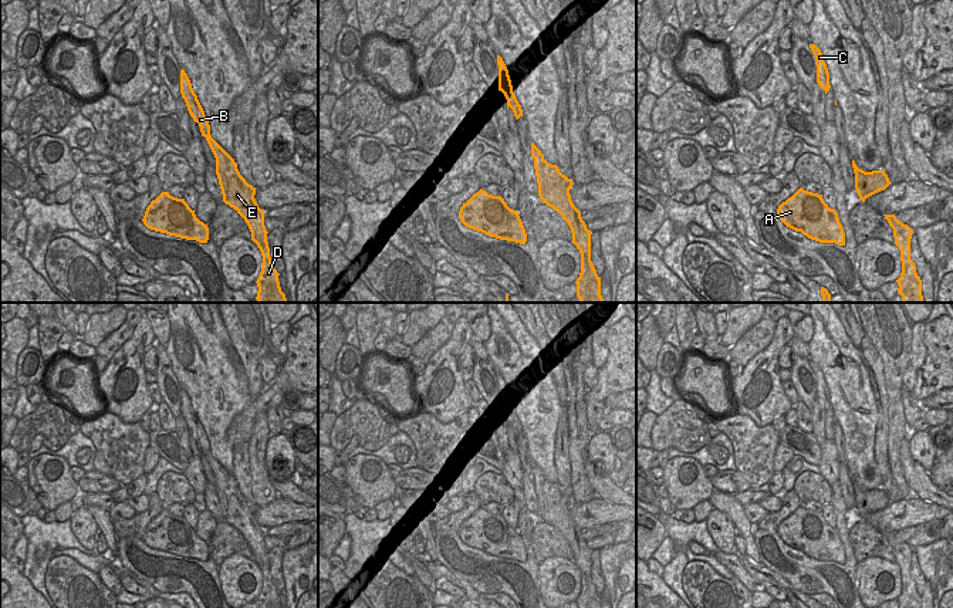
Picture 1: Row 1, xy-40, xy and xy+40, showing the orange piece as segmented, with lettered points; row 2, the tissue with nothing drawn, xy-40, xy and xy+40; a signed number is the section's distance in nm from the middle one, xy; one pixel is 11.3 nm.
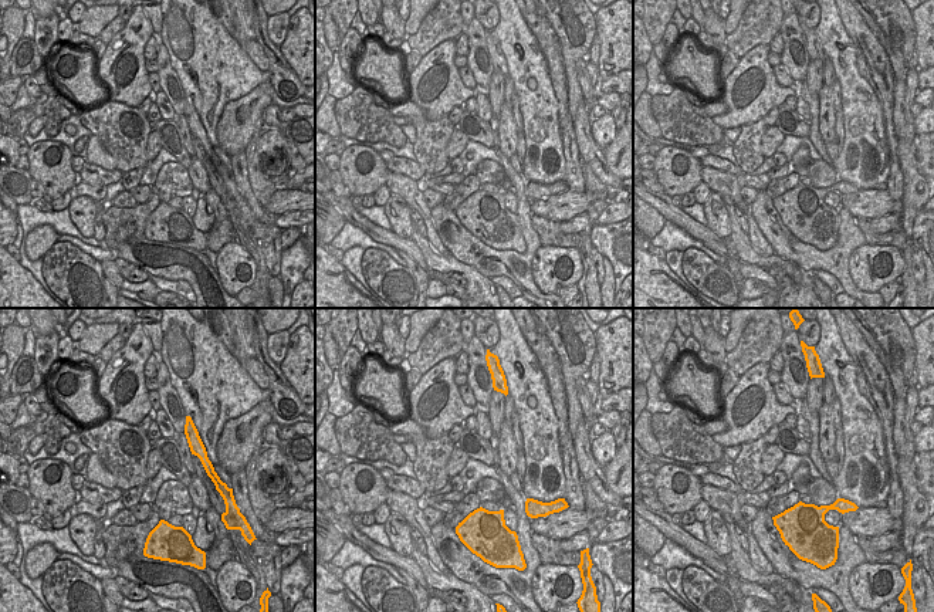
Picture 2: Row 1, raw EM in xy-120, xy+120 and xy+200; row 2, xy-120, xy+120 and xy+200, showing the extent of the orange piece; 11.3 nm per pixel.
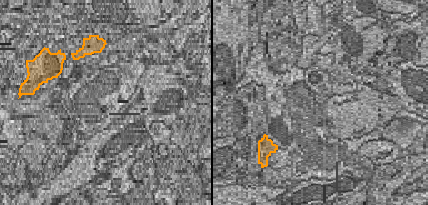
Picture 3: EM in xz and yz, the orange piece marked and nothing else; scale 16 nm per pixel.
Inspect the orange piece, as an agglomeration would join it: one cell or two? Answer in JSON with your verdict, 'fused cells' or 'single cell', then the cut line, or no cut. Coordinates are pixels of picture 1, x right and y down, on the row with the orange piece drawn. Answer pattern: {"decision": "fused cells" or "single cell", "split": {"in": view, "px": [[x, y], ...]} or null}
{"decision": "fused cells", "split": {"in": "xy+40", "px": [[878, 171], [865, 178], [862, 193]]}}

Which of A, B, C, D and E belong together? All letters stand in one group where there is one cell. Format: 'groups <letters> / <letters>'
groups A / B C D E

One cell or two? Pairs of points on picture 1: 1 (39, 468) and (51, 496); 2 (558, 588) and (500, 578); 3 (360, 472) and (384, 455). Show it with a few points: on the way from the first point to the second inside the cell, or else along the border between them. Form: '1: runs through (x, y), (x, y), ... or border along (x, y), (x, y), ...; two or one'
1: runs through (43, 475), (51, 483), (51, 489); one
2: border along (540, 564), (537, 571), (538, 593); two
3: border along (350, 458), (371, 455), (377, 456), (387, 466); two

